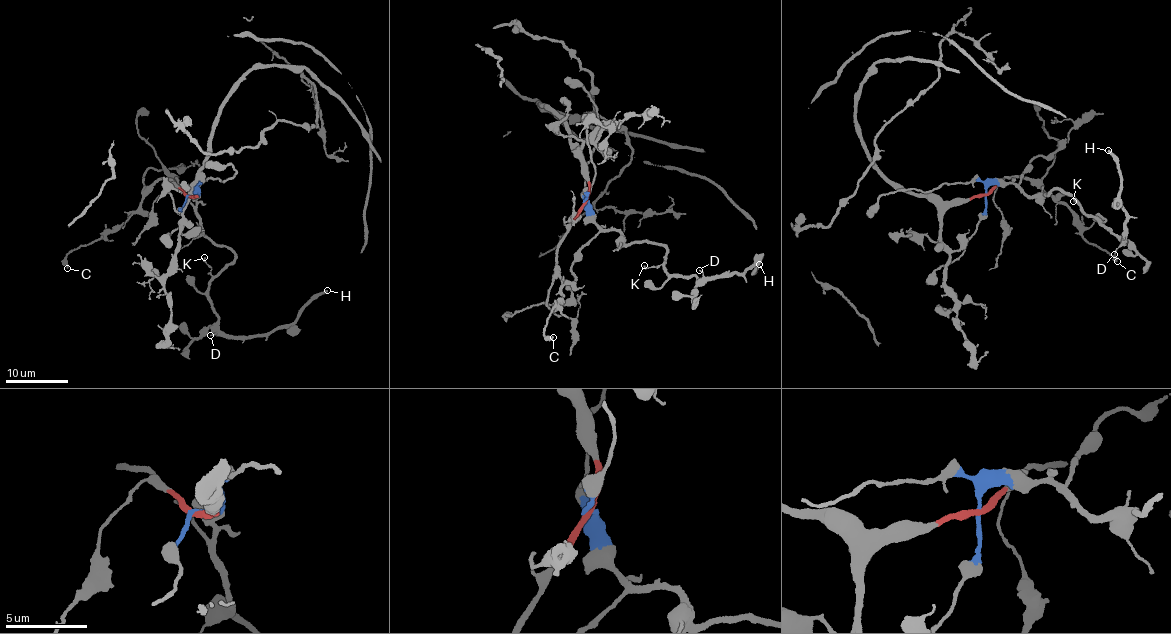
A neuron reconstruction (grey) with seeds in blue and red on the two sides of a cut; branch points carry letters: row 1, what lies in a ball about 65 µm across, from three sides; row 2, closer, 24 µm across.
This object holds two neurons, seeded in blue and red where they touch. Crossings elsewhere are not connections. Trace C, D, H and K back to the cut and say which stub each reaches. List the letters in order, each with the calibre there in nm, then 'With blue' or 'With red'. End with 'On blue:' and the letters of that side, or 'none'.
C: Thickness 240 nm. With red
D: Thickness 110 nm. With blue
H: Thickness 260 nm. With blue
K: Thickness 120 nm. With blue
On blue: D, H, K

